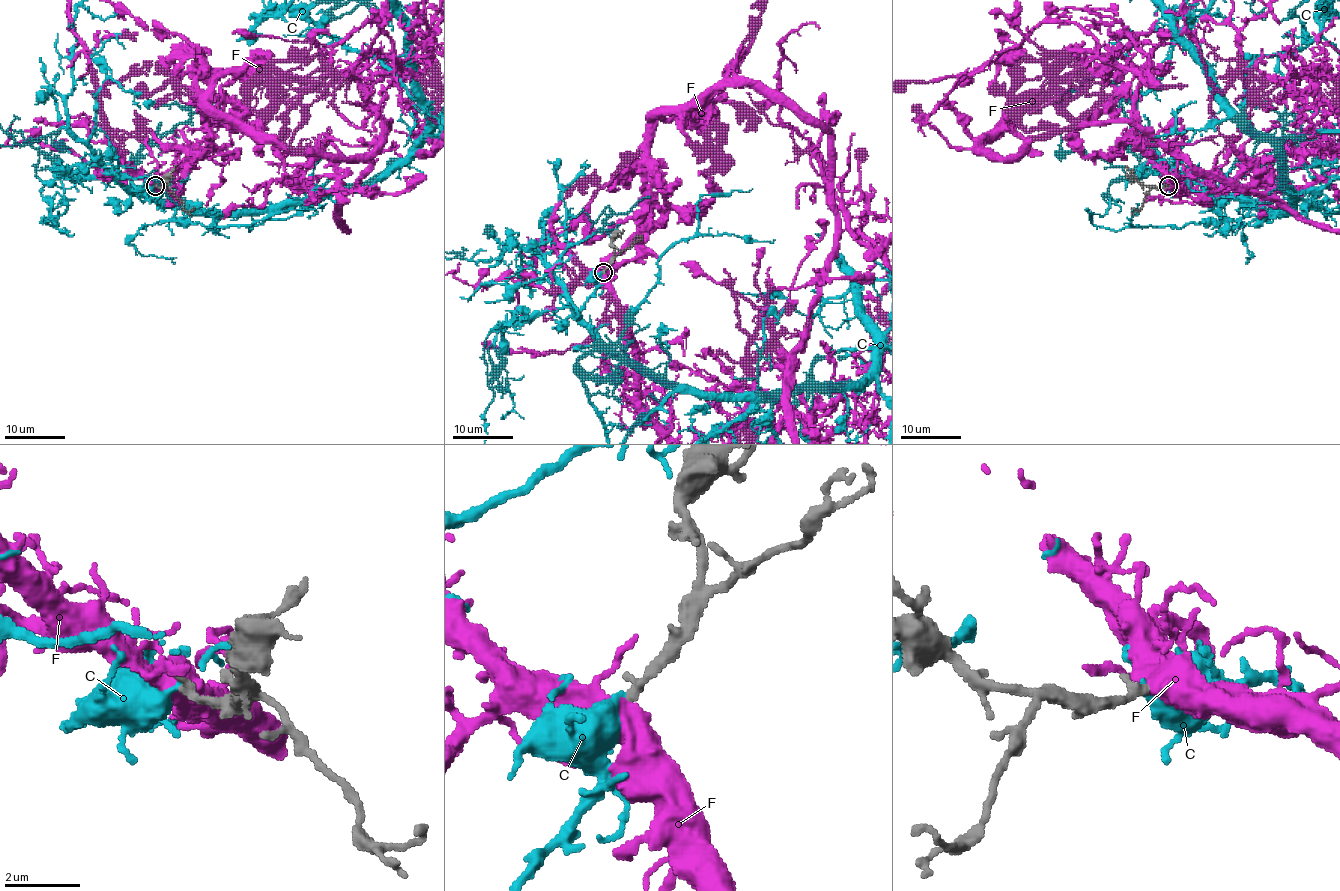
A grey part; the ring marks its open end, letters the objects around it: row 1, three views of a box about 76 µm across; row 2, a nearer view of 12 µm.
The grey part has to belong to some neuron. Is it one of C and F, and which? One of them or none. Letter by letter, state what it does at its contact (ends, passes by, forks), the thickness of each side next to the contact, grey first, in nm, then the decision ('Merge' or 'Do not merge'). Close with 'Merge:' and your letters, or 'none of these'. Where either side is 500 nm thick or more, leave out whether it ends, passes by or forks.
C: It ends there. Thickness 280 nm (grey) against 240 nm. Do not merge
F: It forks there. Thickness 280 nm (grey) against 400 nm. Merge
Merge: F

